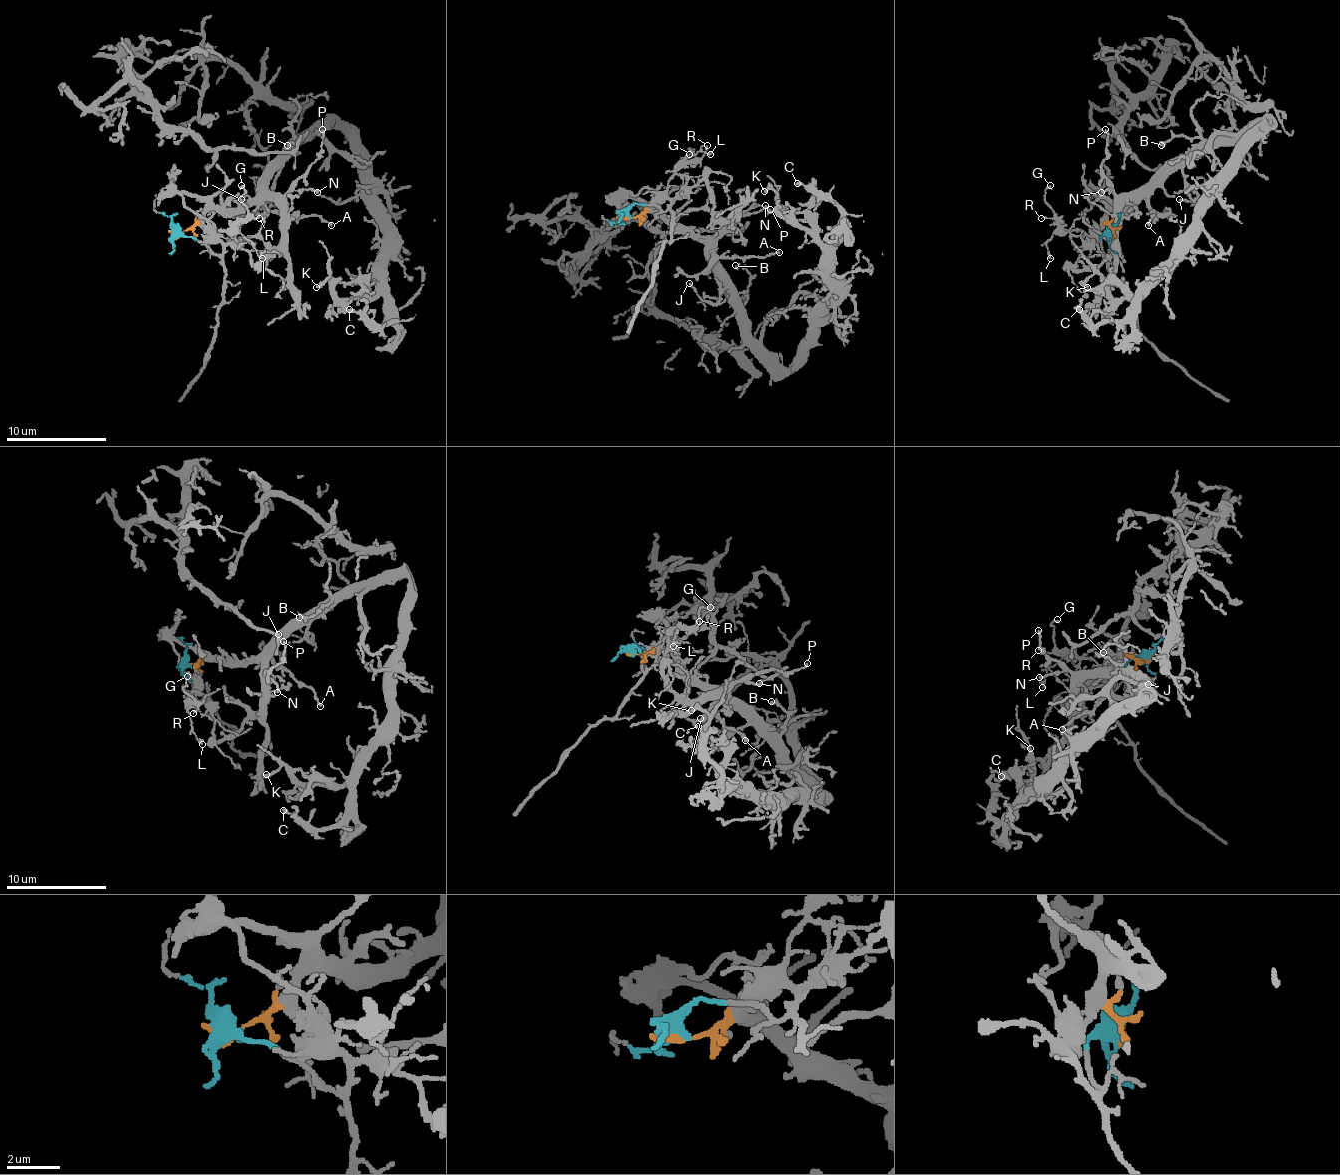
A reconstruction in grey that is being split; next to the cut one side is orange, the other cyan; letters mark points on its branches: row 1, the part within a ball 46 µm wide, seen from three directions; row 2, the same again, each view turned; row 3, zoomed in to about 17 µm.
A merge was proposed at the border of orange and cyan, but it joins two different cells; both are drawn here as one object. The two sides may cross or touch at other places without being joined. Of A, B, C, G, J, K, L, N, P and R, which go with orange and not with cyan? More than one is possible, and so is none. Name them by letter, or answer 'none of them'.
A, B, C, J, K, N, P

